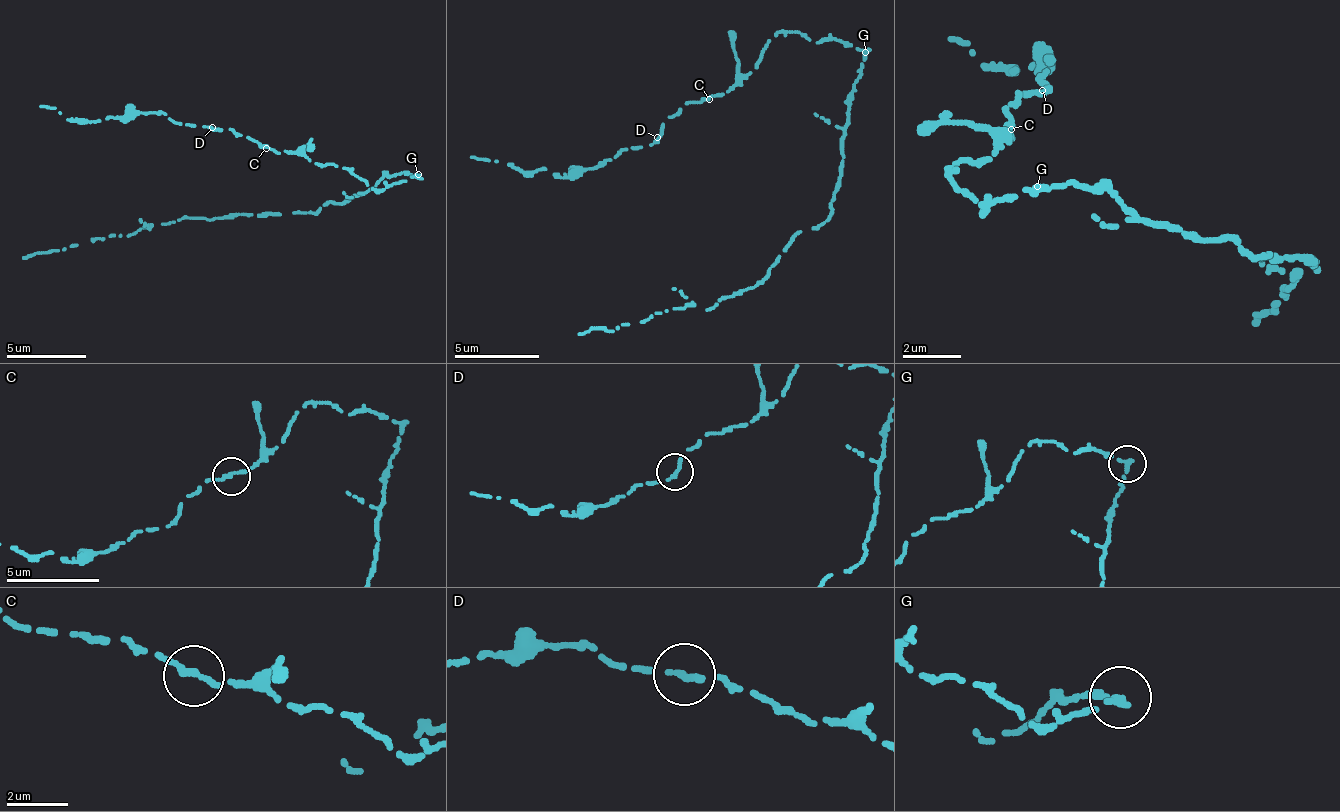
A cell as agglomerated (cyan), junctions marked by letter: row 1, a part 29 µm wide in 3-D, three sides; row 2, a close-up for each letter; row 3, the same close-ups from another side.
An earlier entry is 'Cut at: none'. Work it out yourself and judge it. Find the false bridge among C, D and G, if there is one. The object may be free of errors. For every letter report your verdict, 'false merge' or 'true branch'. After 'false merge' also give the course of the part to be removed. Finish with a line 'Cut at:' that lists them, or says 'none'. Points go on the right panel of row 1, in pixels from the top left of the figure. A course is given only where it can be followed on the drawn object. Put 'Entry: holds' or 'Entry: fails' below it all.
C: true branch
D: true branch
G: false merge; foreign part runs (1036, 188), (1113, 186), (1143, 221), (1183, 228), (1257, 255), (1317, 268), (1286, 288), (1287, 294), (1256, 326)
Cut at: G
Entry: fails

